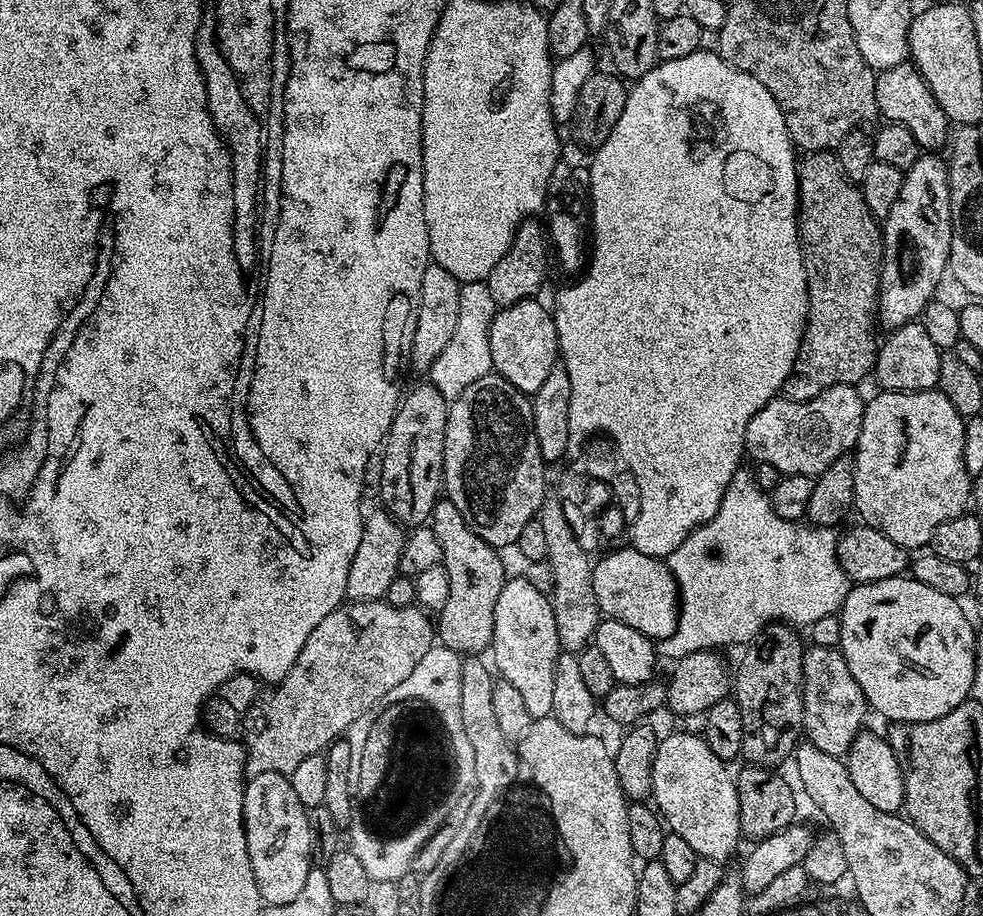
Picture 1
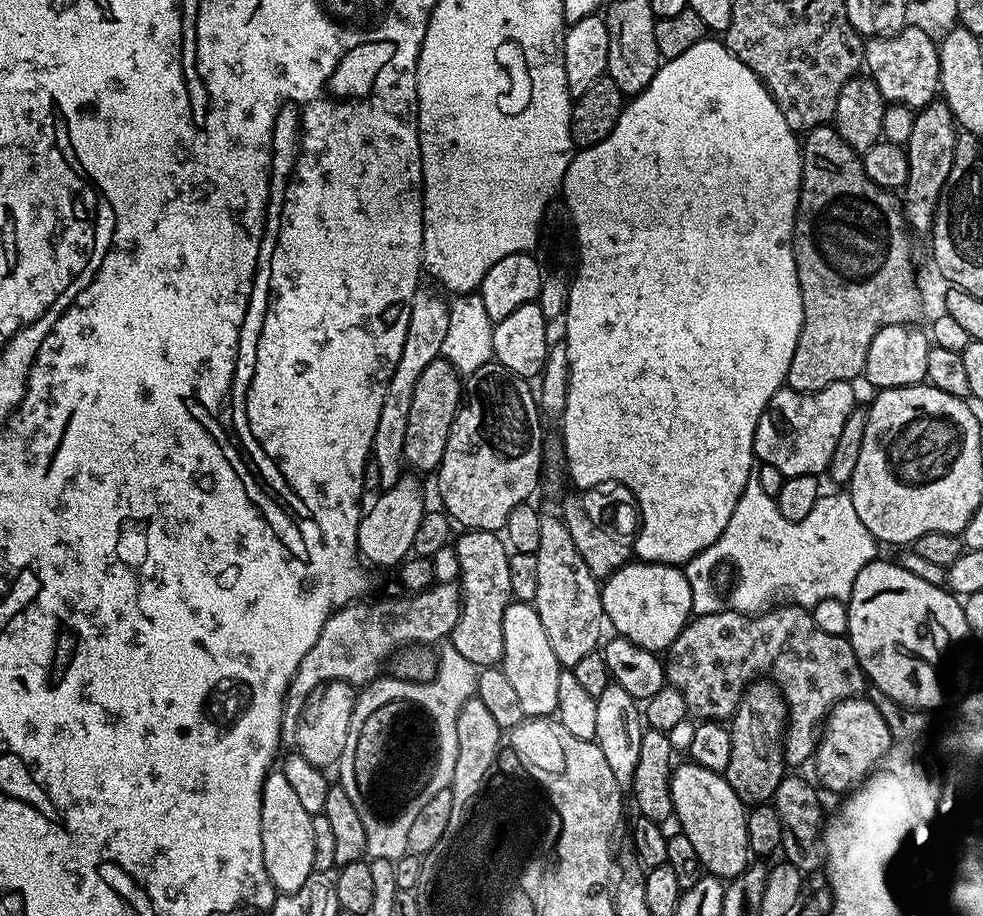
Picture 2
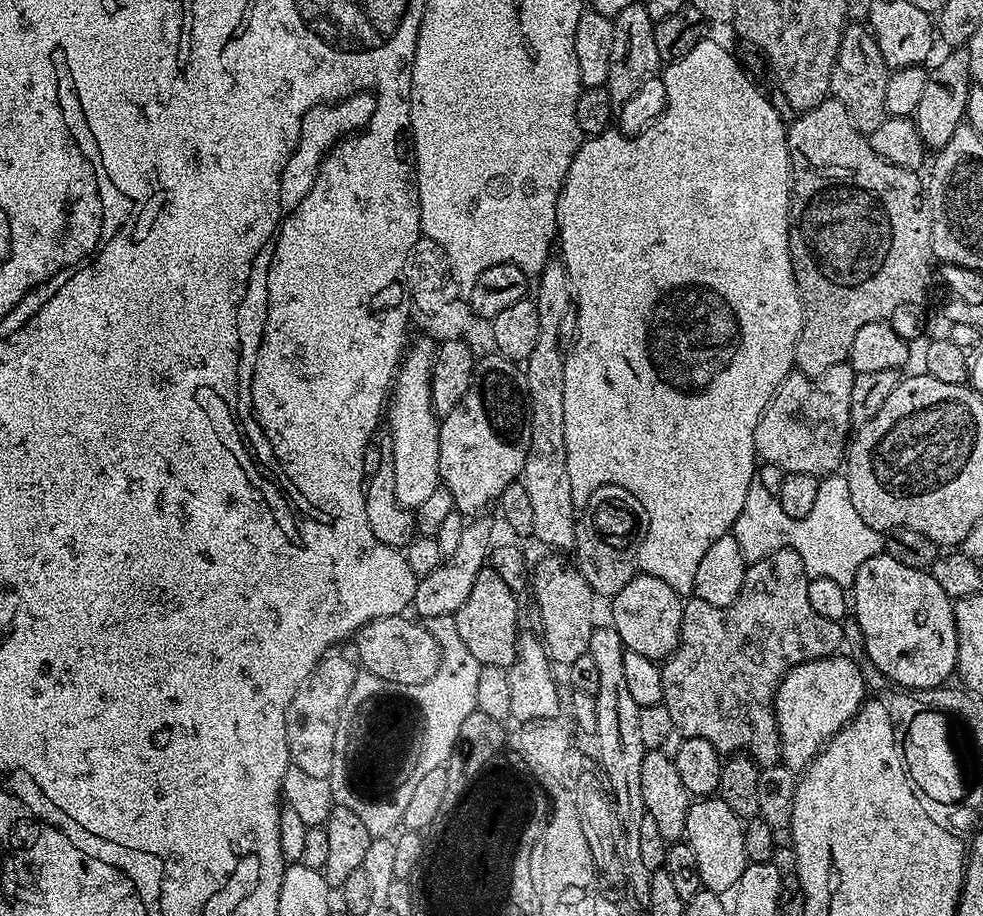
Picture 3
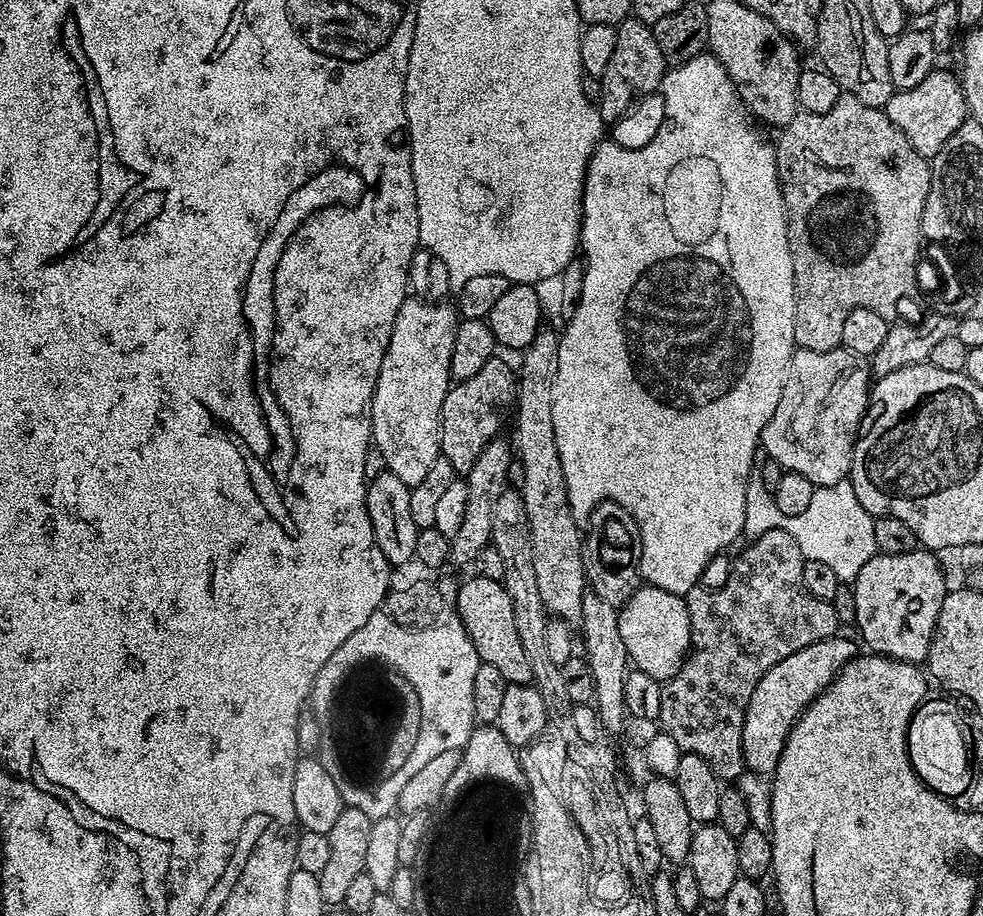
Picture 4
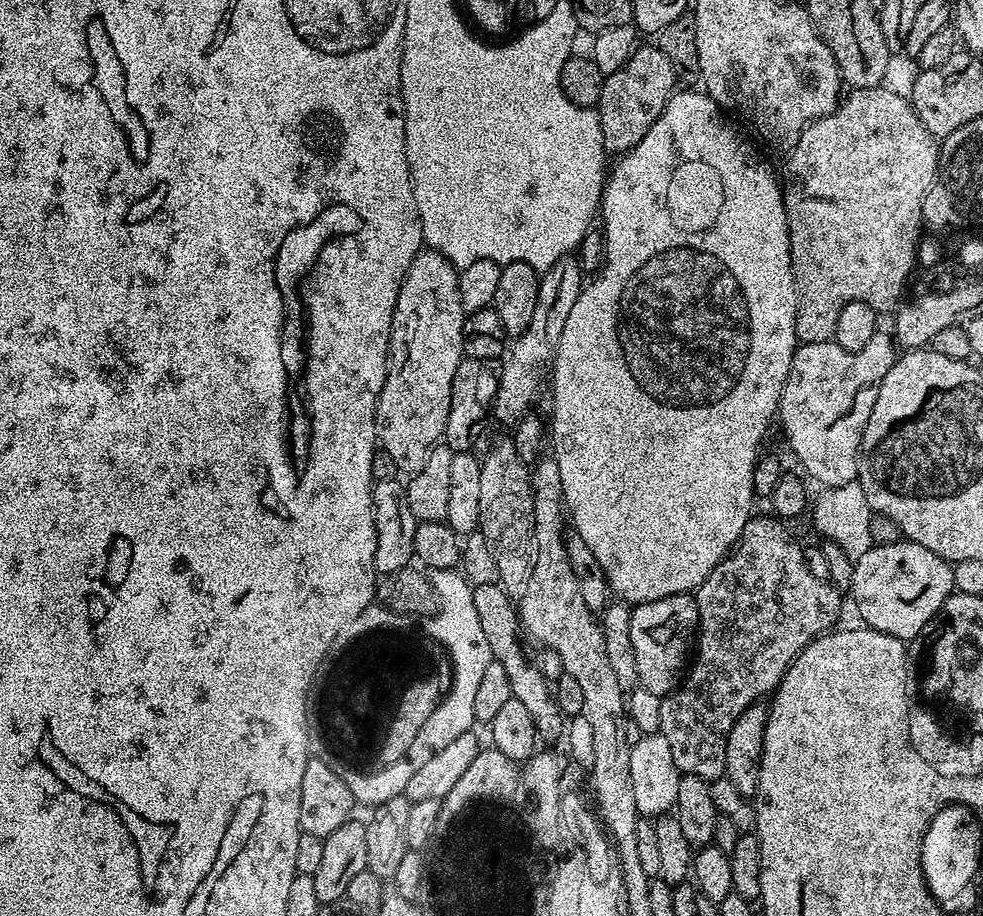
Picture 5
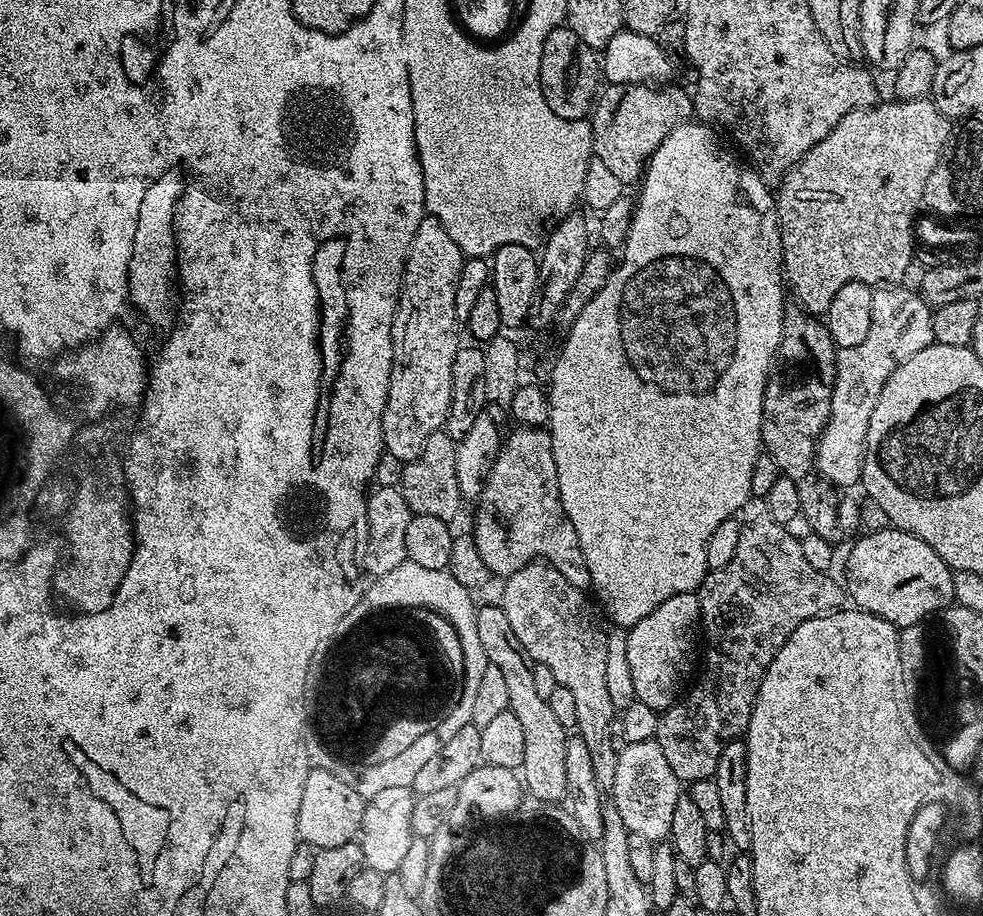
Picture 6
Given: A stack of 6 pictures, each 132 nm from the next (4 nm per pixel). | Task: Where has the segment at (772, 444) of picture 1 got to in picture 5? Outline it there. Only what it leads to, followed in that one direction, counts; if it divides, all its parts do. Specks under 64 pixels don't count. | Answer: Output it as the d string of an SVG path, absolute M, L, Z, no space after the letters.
M884 330L877 331L876 336L870 338L870 342L866 342L866 346L862 346L862 350L857 352L842 350L842 346L838 346L835 339L800 344L797 347L790 374L780 395L778 428L780 424L797 462L805 468L803 471L809 477L812 475L820 486L837 488L851 484L857 479L860 470L860 443L864 437L866 422L870 418L870 410L874 410L878 390L897 358L897 345L893 337L889 333L887 336Z

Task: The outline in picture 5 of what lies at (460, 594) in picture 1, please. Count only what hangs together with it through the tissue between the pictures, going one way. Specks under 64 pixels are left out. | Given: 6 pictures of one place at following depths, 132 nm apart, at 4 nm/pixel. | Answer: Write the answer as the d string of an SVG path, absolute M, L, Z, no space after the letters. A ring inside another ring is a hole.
M499 583L492 585L478 585L471 589L472 601L470 608L478 614L477 624L486 633L486 642L490 645L492 659L506 666L506 675L510 677L512 698L522 702L530 718L534 718L534 726L541 737L556 736L565 731L566 717L560 711L554 695L554 688L542 674L537 661L524 649L525 637L522 635L522 625L517 605L507 591ZM508 595L508 596L507 596ZM520 632L521 636L520 637ZM524 639L524 640L523 640Z

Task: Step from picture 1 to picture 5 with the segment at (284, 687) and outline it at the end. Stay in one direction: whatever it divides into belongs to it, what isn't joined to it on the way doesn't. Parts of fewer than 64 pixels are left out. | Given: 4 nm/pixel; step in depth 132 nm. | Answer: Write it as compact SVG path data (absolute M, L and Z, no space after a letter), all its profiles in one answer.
M575 255L563 256L542 273L538 286L538 303L534 306L534 319L530 326L526 326L526 330L522 330L520 336L511 341L510 355L498 368L498 387L490 409L493 421L496 419L500 424L515 426L533 407L531 404L536 400L536 391L543 384L545 387L556 363L558 342L562 342L562 329L566 326L566 318L570 318L574 302L578 302L581 287L580 262Z

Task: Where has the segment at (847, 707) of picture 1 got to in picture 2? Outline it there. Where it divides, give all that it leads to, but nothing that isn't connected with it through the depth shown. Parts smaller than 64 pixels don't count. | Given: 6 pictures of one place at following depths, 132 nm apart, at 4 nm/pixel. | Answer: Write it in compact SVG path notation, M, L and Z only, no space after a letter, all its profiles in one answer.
M787 602L759 614L721 610L705 616L696 616L689 620L682 634L674 638L664 660L664 675L667 683L682 694L689 713L697 721L727 721L739 705L747 685L769 674L779 685L787 704L787 723L784 725L782 741L783 763L788 766L804 764L807 760L809 763L816 750L818 733L824 721L827 720L830 709L838 702L863 693L865 691L863 688L866 688L864 671L860 668L858 658L854 654L854 646L850 646L847 636L826 634L824 630L818 630L818 626L814 626L814 618L809 609Z

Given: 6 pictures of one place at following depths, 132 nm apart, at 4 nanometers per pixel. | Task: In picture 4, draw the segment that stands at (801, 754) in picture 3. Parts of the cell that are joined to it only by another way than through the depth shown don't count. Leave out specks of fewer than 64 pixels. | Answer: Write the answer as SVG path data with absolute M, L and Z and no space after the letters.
M843 634L827 636L810 646L802 646L802 650L790 654L790 658L782 658L778 666L770 666L770 670L762 674L758 686L754 686L754 694L750 694L750 706L746 706L742 722L742 754L747 771L765 774L775 772L778 758L786 746L786 738L798 717L816 701L816 697L832 683L832 679L856 659L857 641L853 640L847 640Z

